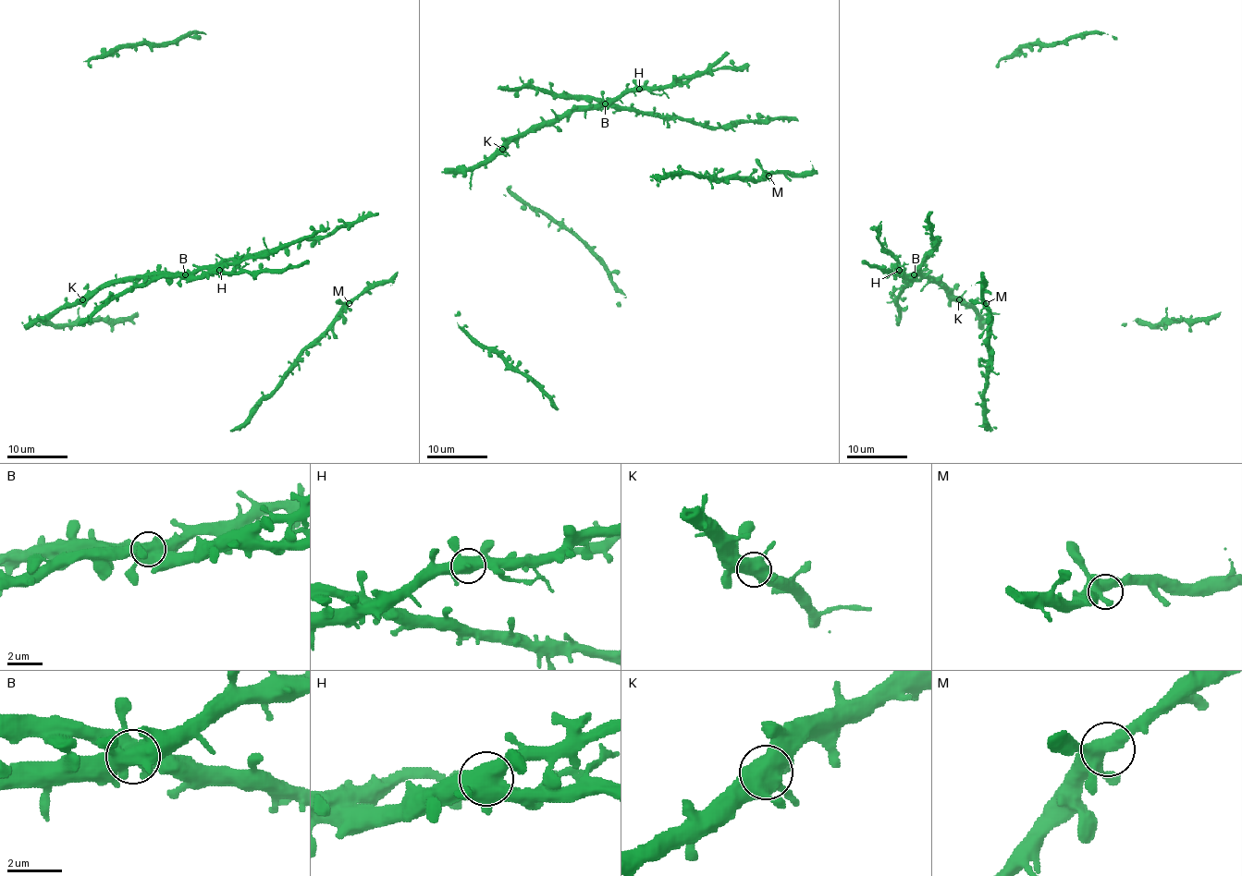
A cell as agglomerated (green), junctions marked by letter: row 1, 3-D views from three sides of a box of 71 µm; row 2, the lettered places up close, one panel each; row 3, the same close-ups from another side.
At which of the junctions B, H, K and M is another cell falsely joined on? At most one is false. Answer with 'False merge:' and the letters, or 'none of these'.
False merge: none of these

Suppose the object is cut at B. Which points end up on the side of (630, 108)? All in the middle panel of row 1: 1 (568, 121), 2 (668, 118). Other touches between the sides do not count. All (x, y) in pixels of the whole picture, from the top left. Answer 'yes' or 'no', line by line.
1: no
2: yes

